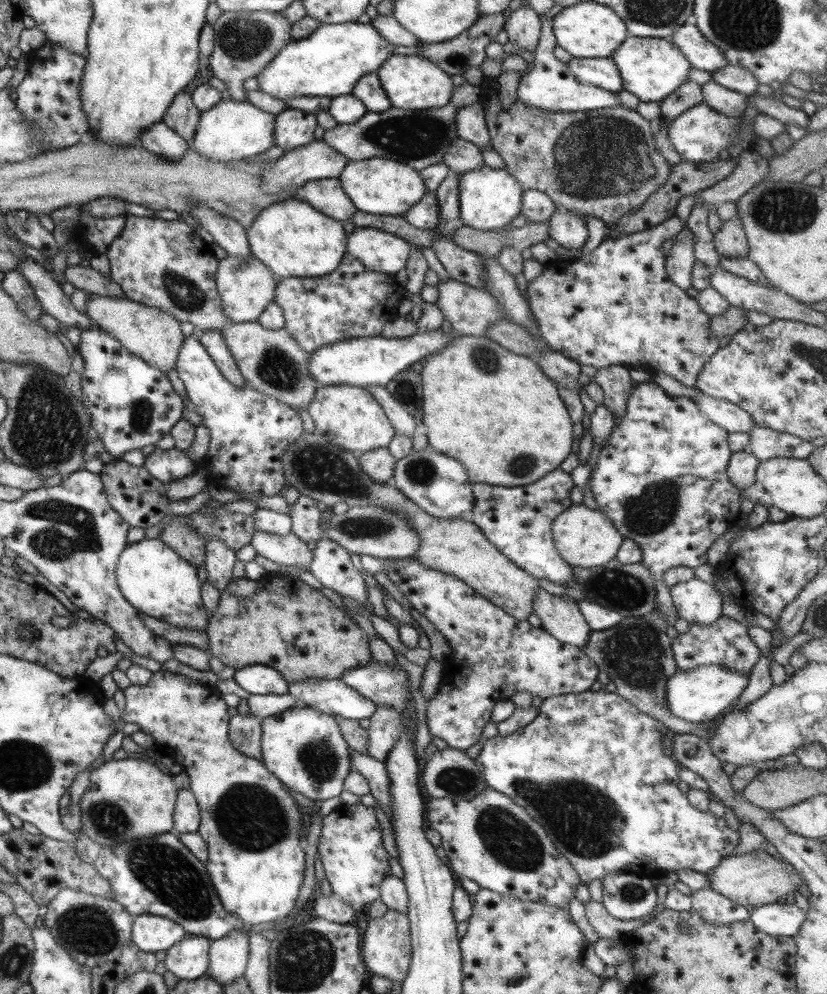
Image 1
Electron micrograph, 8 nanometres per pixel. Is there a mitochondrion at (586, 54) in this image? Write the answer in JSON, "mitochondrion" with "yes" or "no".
{"mitochondrion":"no"}

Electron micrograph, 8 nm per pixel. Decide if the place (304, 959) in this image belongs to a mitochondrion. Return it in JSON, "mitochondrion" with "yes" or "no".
{"mitochondrion":"yes"}

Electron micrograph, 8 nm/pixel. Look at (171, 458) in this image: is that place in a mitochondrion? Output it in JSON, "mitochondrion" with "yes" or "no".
{"mitochondrion":"no"}

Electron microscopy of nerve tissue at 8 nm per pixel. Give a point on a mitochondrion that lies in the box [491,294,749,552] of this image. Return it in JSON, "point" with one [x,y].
{"point":[650,511]}

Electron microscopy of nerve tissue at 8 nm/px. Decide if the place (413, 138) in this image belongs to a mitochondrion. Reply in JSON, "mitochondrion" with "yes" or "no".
{"mitochondrion":"yes"}

